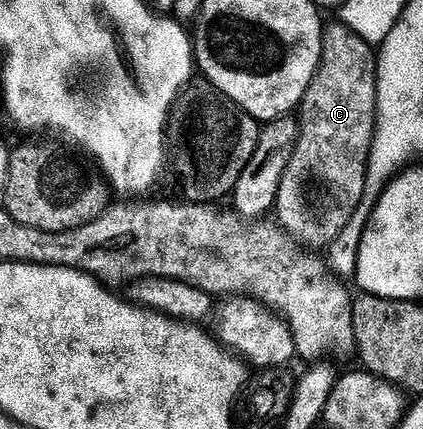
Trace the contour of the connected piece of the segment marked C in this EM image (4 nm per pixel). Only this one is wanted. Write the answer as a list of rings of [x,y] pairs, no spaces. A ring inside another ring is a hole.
[[[335,24],[327,25],[322,31],[322,55],[316,76],[308,88],[308,92],[302,97],[302,104],[297,111],[298,126],[296,125],[296,137],[288,150],[290,159],[286,162],[286,167],[281,167],[279,176],[279,191],[276,192],[274,214],[278,216],[281,224],[286,228],[286,234],[298,246],[307,246],[307,251],[318,252],[325,246],[330,246],[346,229],[350,226],[350,221],[358,214],[358,209],[363,209],[362,197],[366,187],[366,165],[370,159],[370,149],[374,143],[374,123],[378,121],[378,60],[376,50],[369,42],[365,42],[356,32],[352,32],[348,27]]]

